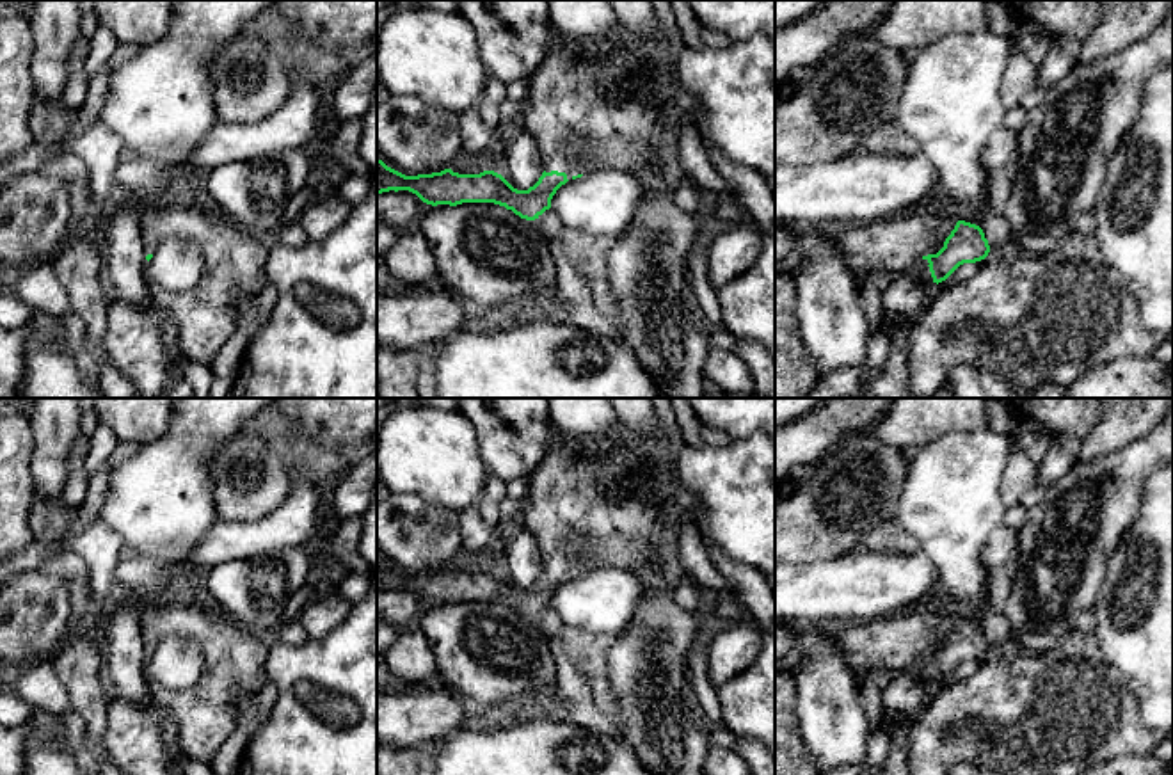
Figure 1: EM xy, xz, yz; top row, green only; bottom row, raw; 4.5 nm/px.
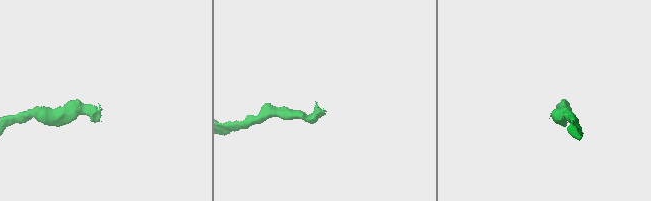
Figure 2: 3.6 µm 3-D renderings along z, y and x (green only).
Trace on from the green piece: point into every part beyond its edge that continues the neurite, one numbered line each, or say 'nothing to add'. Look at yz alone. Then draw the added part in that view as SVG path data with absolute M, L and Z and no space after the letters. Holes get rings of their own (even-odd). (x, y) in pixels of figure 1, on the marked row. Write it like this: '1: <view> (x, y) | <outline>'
1: yz (875, 253) | M930 203L892 219L880 219L869 224L848 224L832 236L832 244L841 252L858 290L874 286L880 293L885 293L889 283L898 274L917 277L921 260L928 254L937 254L954 226L956 220L942 217Z

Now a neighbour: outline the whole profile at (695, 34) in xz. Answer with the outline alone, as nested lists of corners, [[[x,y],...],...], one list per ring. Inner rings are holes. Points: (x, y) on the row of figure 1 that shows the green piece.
[[[670,0],[670,4],[686,48],[706,50],[706,48],[725,48],[730,44],[729,37],[707,28],[697,18],[688,0]]]

